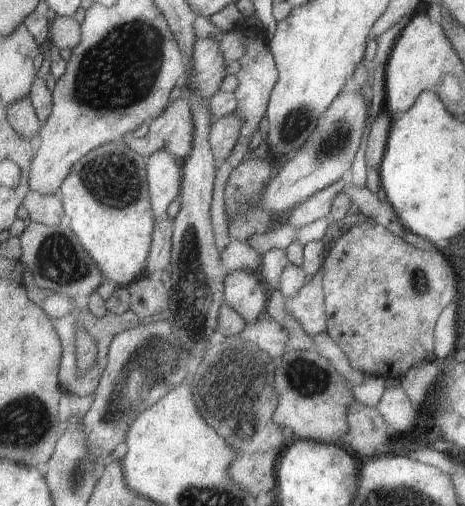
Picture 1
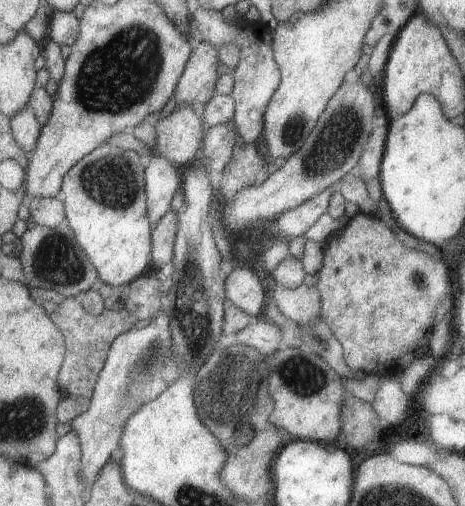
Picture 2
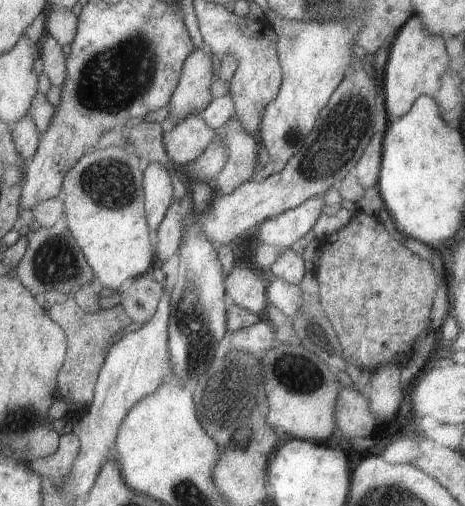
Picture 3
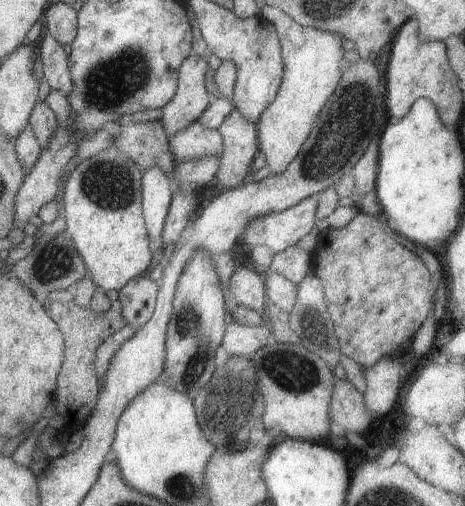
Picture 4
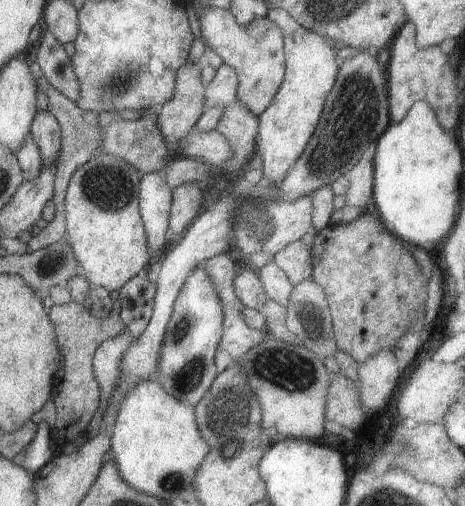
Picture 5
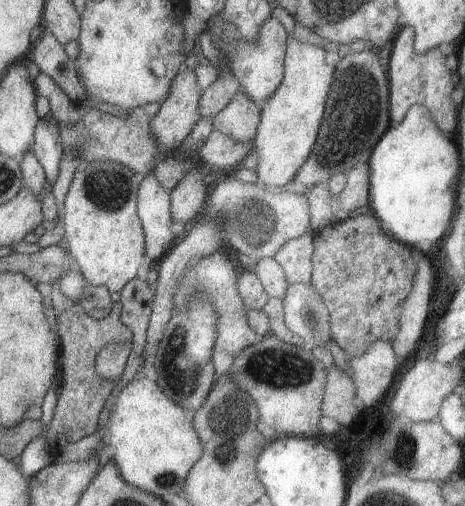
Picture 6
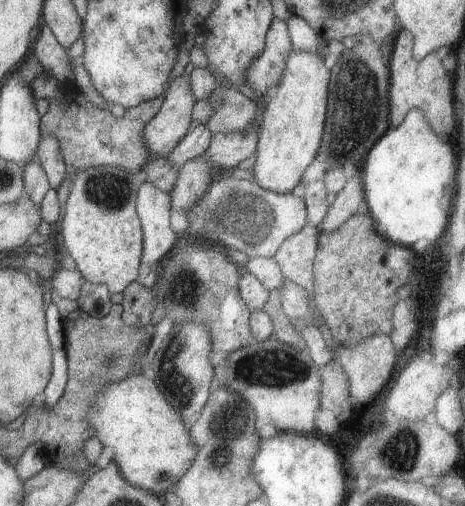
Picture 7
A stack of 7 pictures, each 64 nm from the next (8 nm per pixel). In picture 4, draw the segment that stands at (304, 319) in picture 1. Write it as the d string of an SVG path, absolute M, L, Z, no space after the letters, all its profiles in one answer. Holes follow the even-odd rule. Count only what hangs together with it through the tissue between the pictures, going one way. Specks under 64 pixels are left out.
M265 268L259 270L263 274L263 282L265 282L265 292L267 292L267 302L279 306L285 312L291 312L293 304L295 304L295 296L297 296L297 286L287 280L285 276L277 274L275 268Z

